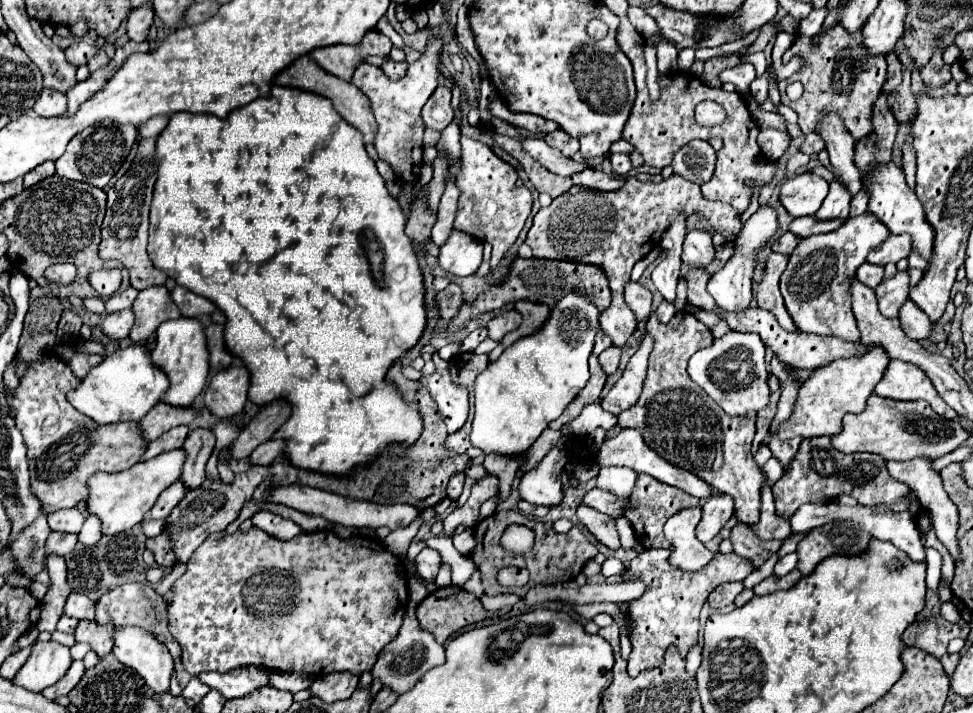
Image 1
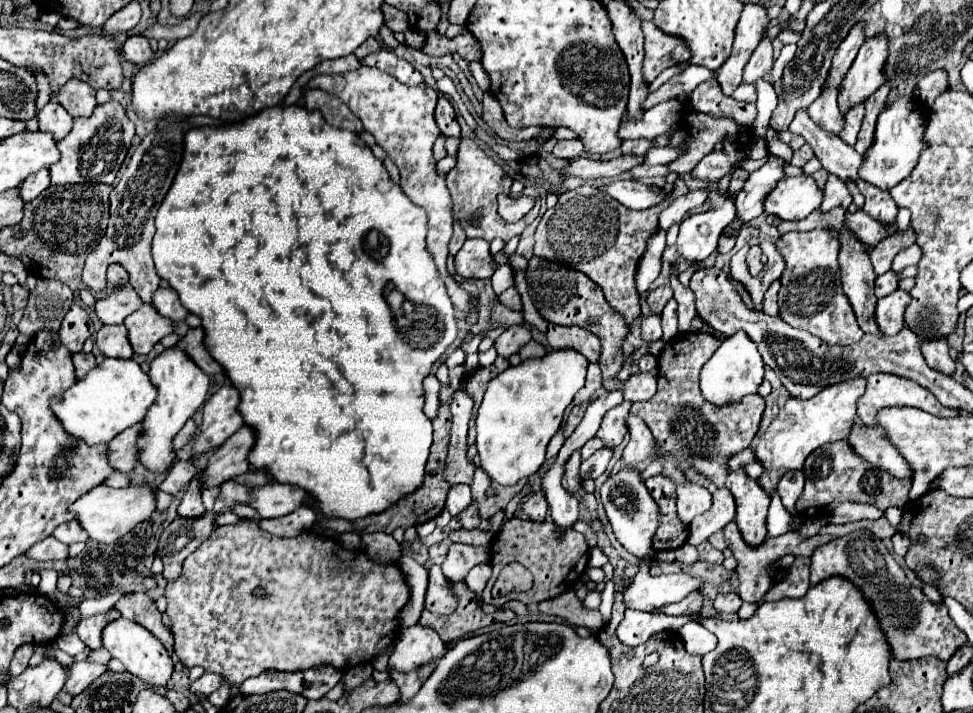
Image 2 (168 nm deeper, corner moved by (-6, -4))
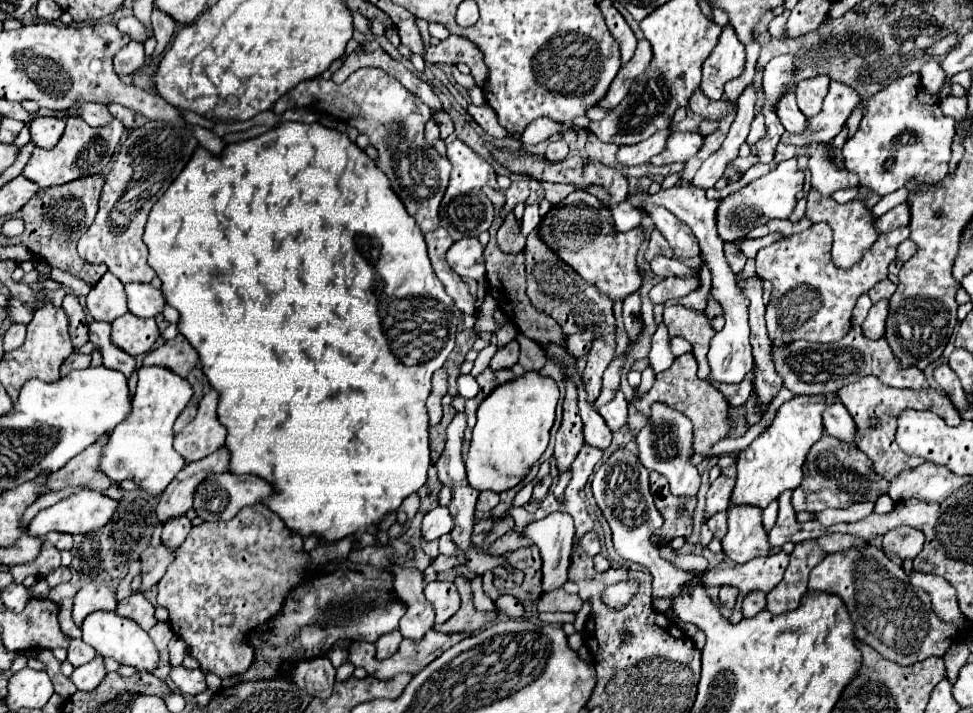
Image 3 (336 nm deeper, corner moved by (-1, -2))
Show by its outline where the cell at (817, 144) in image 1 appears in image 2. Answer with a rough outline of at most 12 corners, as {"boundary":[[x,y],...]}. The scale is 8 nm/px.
{"boundary":[[805,143],[793,152],[791,165],[803,167],[815,157],[811,147]]}

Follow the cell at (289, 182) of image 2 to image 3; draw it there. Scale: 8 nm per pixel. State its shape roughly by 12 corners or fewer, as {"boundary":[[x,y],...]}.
{"boundary":[[347,134],[199,146],[143,240],[301,536],[425,484],[387,296],[453,304]]}

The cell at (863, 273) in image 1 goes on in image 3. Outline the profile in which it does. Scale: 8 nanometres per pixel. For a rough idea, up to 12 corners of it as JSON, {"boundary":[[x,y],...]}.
{"boundary":[[891,280],[877,282],[867,294],[873,304],[891,298],[895,286]]}

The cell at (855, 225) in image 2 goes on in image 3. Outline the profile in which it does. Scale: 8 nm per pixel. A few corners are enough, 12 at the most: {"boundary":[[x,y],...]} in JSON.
{"boundary":[[903,202],[879,216],[879,234],[910,222],[909,204]]}

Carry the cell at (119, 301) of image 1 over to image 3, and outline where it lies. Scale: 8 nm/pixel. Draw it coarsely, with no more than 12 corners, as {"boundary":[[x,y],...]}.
{"boundary":[[107,272],[87,294],[95,320],[129,312],[125,284]]}

